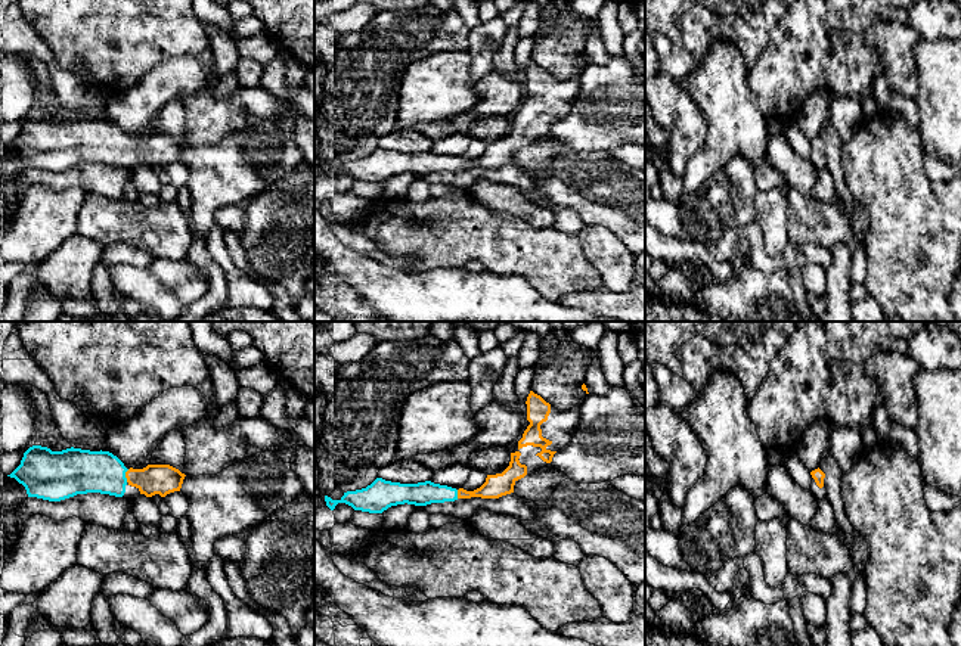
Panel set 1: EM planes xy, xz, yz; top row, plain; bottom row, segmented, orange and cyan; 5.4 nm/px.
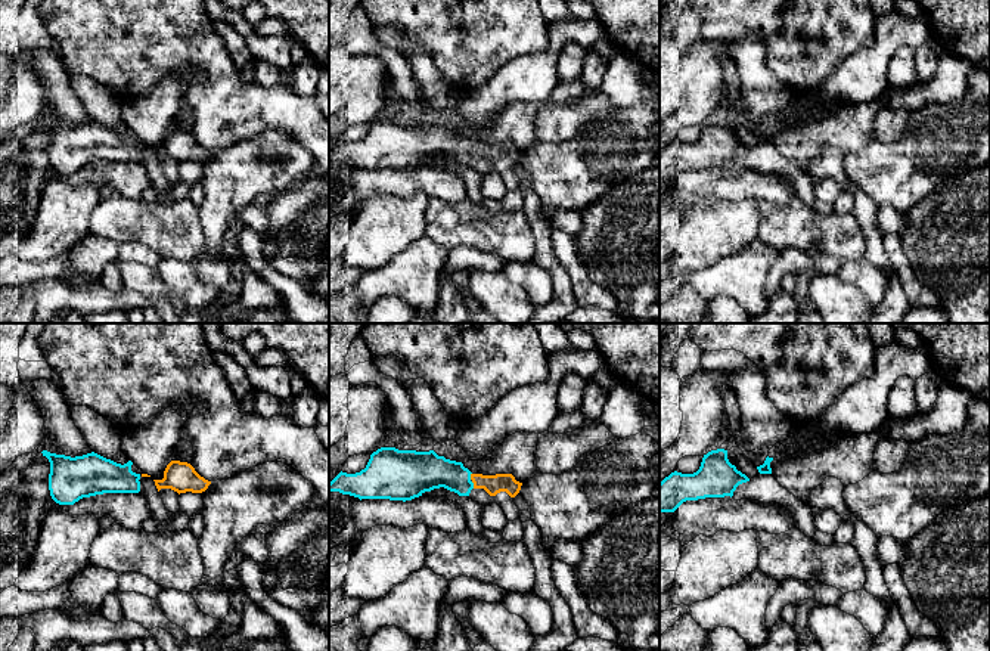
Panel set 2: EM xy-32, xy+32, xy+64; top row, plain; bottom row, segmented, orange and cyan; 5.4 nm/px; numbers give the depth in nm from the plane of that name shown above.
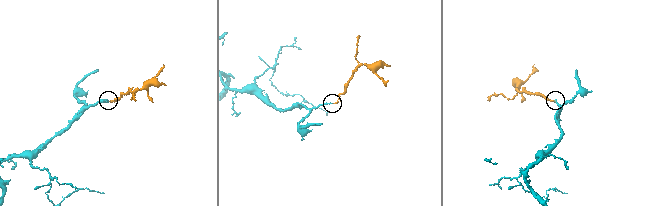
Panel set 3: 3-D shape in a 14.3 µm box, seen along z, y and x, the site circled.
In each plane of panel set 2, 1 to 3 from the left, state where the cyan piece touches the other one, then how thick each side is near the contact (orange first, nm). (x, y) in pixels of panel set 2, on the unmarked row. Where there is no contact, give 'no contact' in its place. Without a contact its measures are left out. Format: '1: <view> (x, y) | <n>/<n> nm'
1: no contact
2: xy+32 (474, 154) | 110/190 nm
3: no contact

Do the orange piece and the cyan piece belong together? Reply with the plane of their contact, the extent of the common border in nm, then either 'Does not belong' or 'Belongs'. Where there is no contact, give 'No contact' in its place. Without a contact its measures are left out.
Touches orange in xy. Shared border 70 nm. Belongs

